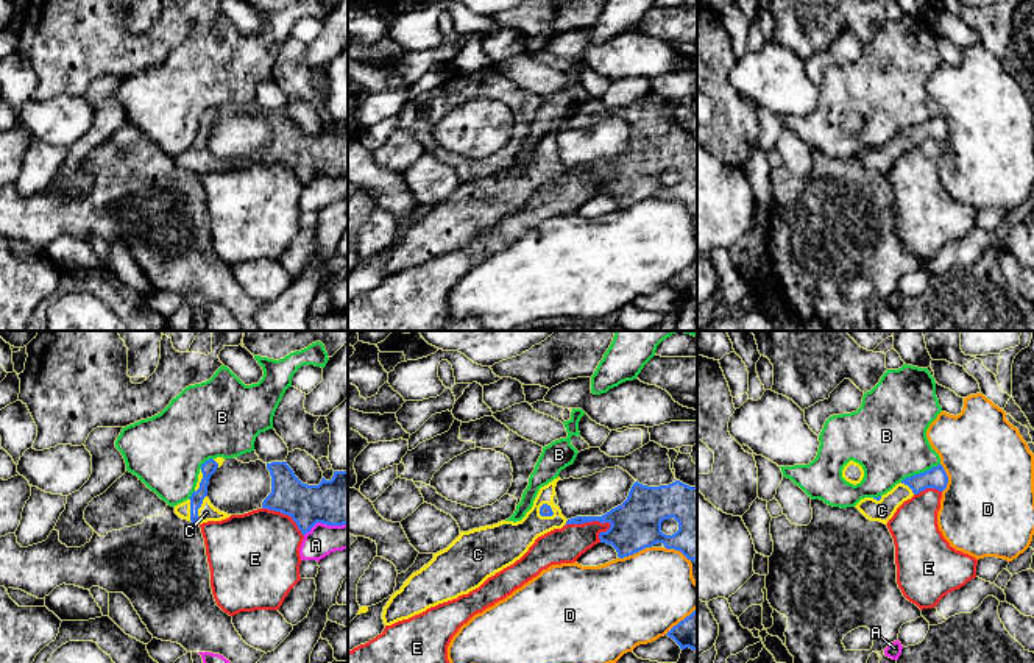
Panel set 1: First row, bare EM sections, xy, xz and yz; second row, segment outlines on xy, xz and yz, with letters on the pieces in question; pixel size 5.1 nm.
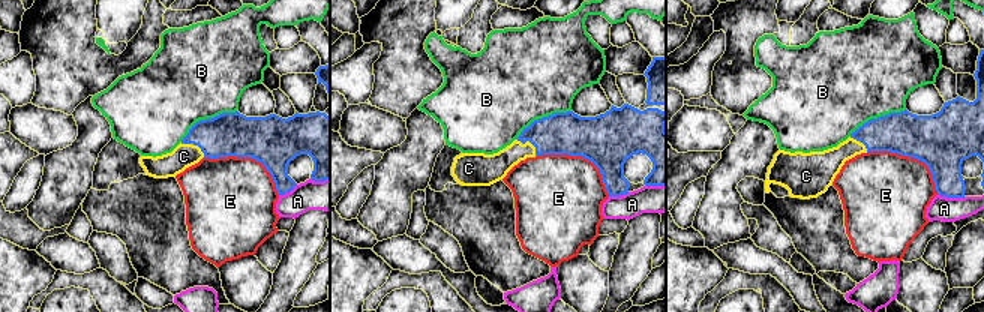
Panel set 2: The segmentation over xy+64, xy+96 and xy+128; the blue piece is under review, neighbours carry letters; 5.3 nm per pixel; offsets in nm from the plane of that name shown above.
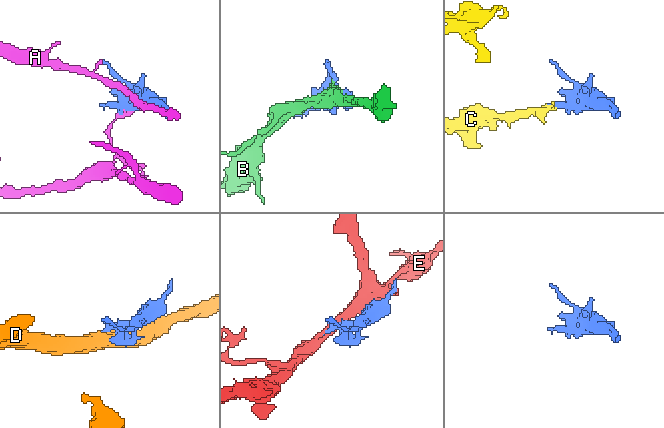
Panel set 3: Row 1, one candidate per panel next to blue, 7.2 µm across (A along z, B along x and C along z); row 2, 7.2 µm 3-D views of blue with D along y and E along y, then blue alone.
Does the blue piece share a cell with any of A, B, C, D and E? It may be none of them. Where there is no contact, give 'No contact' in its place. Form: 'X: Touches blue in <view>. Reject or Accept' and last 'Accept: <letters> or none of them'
A: Touches blue in xy. Reject
B: Touches blue in yz. Reject
C: Touches blue in xy. Accept
D: Touches blue in xz. Reject
E: Touches blue in xz. Reject
Accept: C

